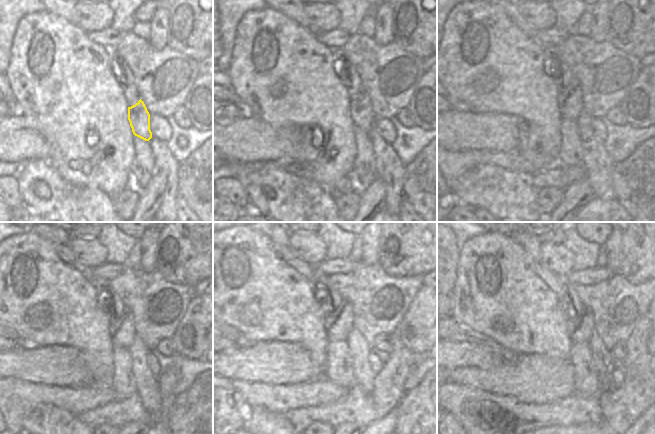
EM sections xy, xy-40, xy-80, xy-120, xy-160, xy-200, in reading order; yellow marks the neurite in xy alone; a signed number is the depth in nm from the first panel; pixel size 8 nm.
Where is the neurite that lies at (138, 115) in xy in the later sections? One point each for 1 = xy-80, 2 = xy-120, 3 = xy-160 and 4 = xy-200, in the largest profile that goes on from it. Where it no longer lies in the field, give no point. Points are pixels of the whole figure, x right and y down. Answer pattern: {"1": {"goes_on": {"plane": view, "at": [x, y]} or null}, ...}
{"1": {"goes_on": {"plane": "xy-80", "at": [571, 106]}}, "2": {"goes_on": {"plane": "xy-120", "at": [122, 332]}}, "3": {"goes_on": {"plane": "xy-160", "at": [340, 323]}}, "4": {"goes_on": {"plane": "xy-200", "at": [564, 322]}}}

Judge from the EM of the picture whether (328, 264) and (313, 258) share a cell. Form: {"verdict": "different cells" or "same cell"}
{"verdict": "different cells"}

